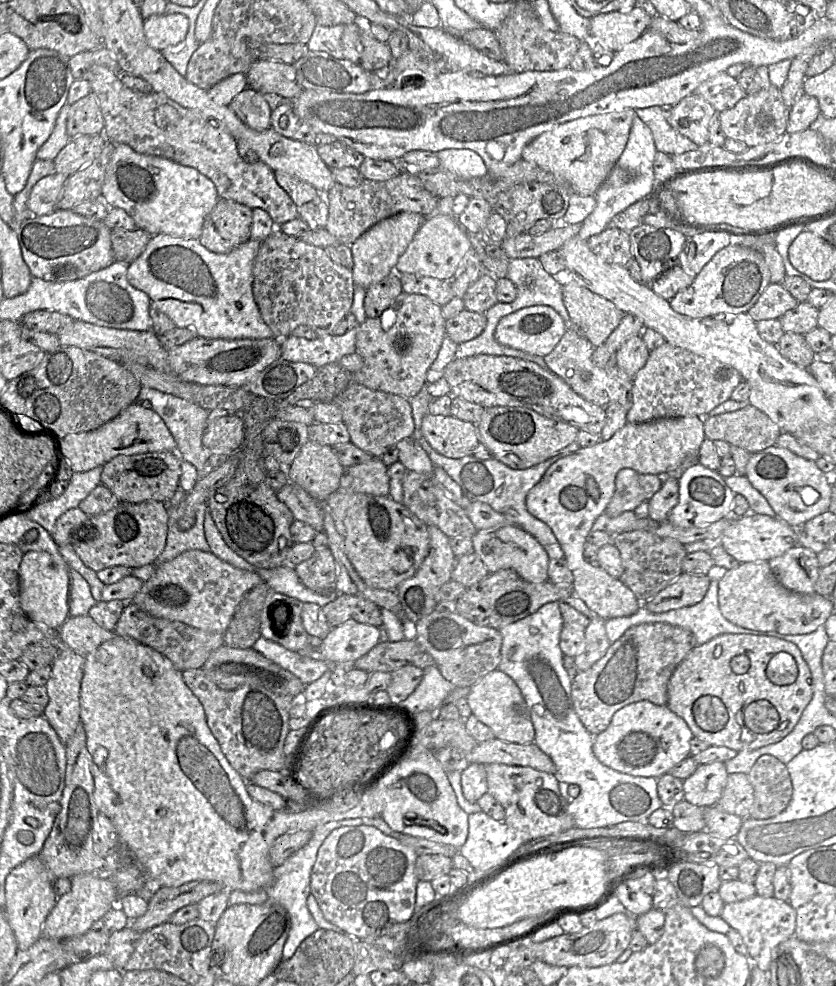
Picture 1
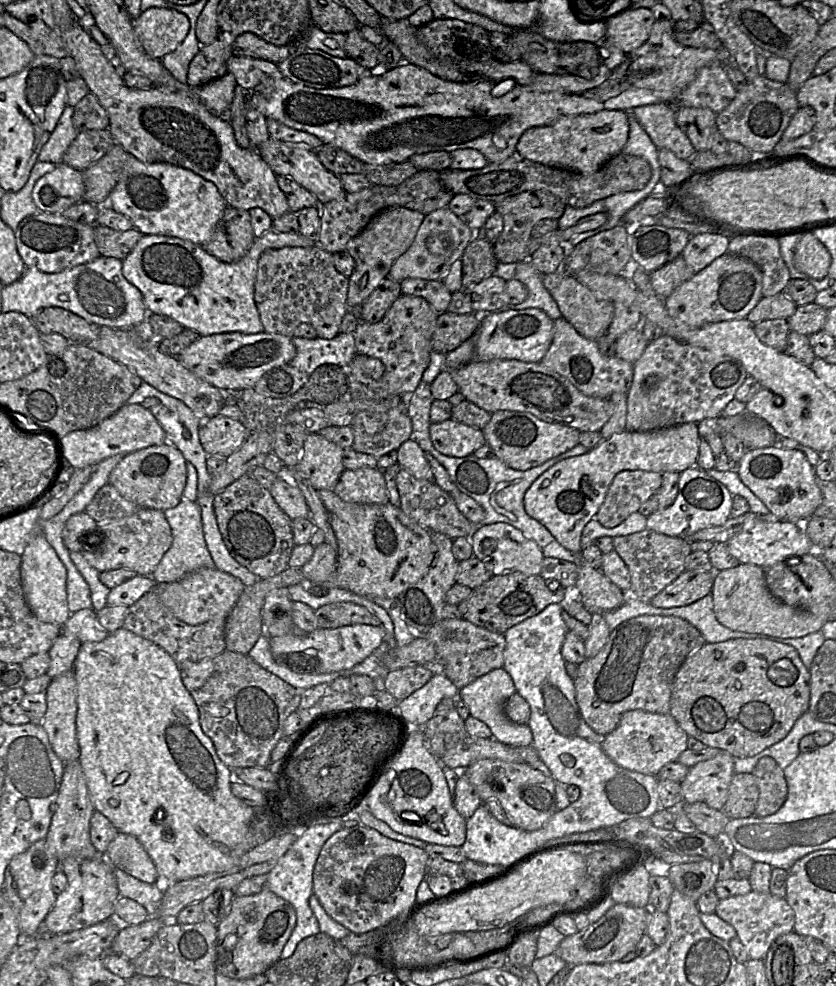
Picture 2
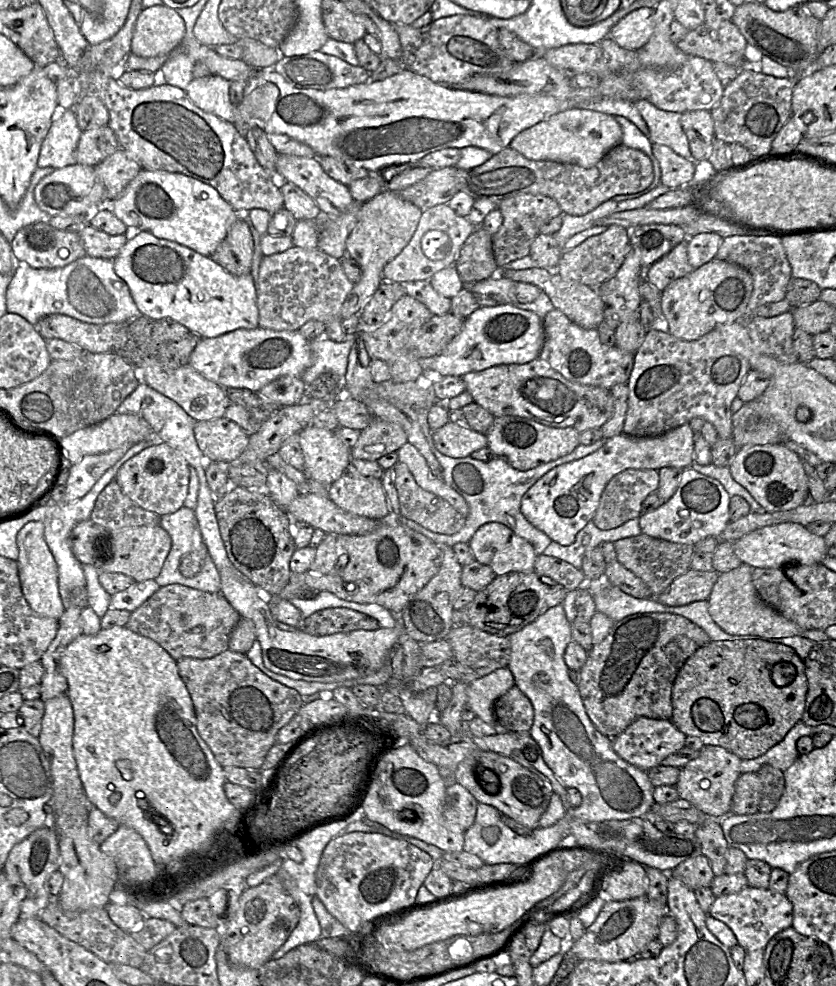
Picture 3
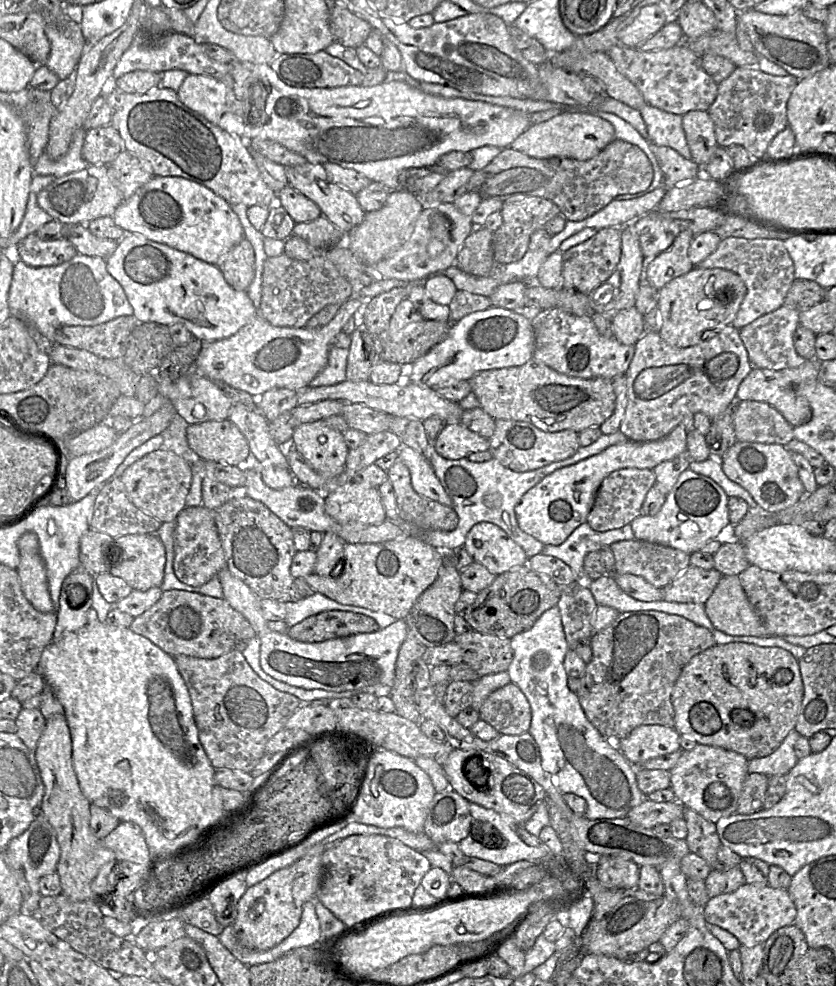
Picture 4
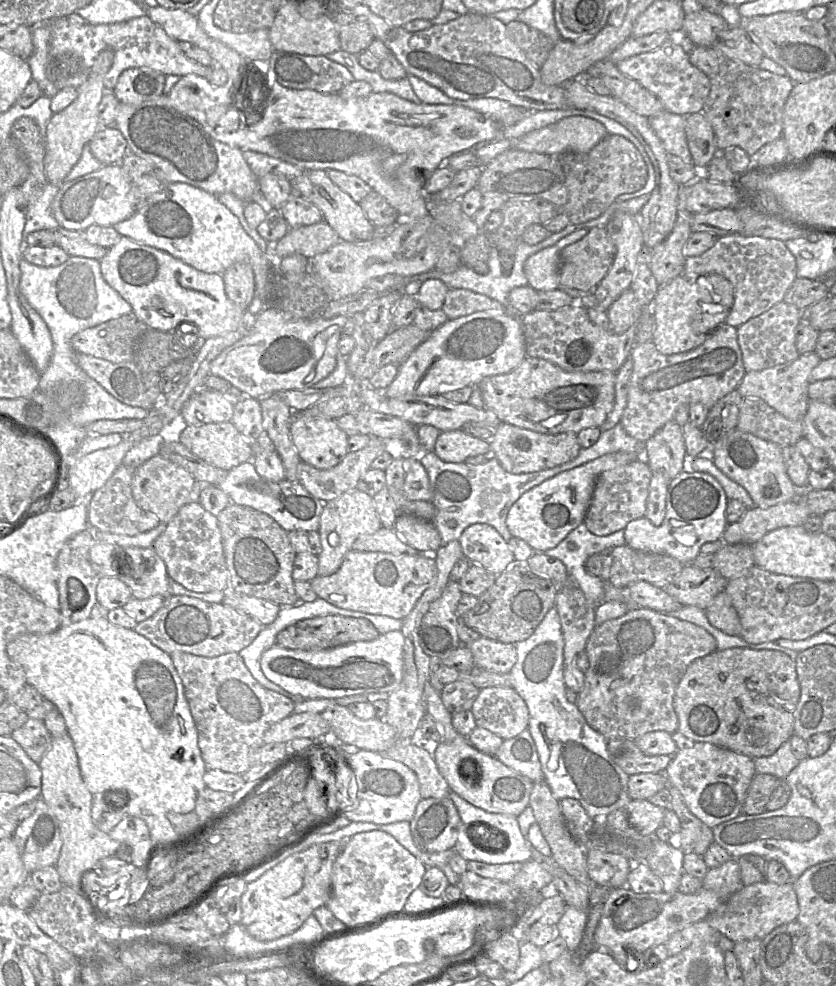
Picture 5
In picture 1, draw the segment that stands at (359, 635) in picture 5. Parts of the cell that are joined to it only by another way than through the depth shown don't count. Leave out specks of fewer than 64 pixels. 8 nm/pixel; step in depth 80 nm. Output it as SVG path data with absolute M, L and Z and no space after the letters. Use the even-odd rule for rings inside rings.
M339 594L322 608L322 612L332 628L347 621L375 627L382 625L381 609L372 601L359 596Z

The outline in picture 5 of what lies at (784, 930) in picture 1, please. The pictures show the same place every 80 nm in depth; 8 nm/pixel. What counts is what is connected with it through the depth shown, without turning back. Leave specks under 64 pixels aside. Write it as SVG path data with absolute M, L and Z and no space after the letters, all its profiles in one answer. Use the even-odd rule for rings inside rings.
M769 881L742 886L707 917L708 924L733 942L762 940L776 927L796 920L799 913L797 896L791 881L776 884Z

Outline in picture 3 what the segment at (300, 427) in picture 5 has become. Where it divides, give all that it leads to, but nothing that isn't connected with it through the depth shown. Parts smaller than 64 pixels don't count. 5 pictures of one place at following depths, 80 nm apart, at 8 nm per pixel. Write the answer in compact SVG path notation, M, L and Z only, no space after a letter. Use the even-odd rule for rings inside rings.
M306 426L298 435L308 480L329 487L347 472L351 448L334 431Z

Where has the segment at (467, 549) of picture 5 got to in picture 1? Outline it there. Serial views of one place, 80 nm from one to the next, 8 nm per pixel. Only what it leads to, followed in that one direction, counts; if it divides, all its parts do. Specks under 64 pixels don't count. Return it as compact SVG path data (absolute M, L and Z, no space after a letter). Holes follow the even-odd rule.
M514 524L497 525L477 530L471 538L473 552L481 559L489 573L501 569L512 569L530 582L548 580L549 557L544 547L529 533Z

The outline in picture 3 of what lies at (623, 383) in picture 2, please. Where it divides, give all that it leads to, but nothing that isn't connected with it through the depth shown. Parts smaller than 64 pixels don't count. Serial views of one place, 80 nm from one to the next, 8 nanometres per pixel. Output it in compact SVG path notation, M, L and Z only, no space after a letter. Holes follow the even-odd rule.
M554 308L542 319L543 344L538 359L567 380L611 389L616 384L627 384L634 353L622 351L616 346L604 345L596 329L584 329Z

